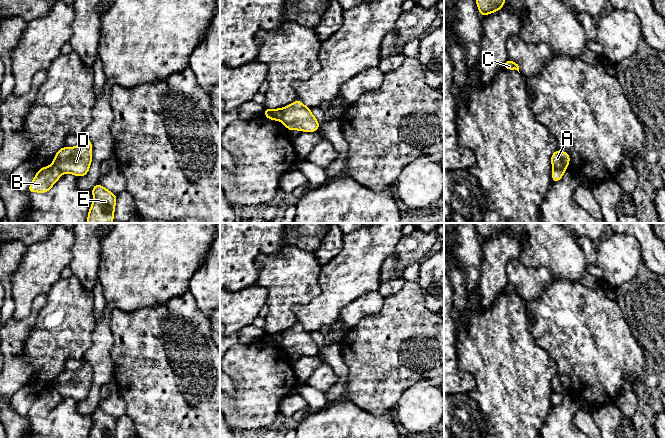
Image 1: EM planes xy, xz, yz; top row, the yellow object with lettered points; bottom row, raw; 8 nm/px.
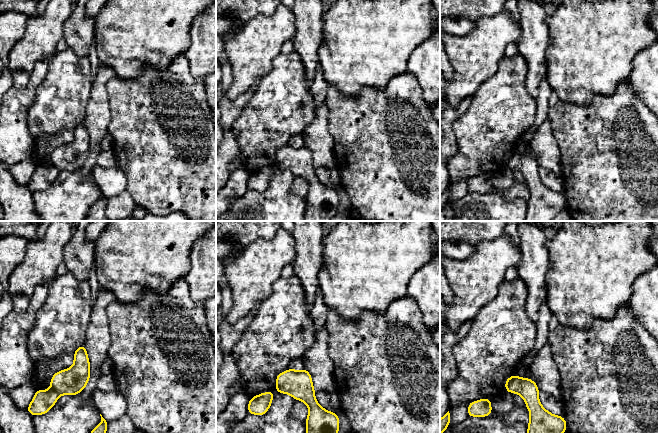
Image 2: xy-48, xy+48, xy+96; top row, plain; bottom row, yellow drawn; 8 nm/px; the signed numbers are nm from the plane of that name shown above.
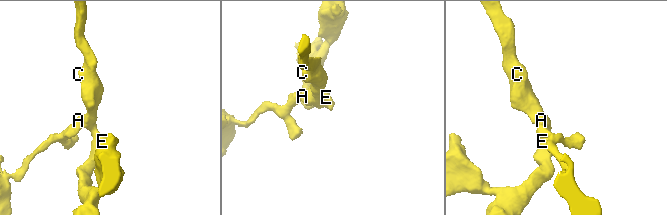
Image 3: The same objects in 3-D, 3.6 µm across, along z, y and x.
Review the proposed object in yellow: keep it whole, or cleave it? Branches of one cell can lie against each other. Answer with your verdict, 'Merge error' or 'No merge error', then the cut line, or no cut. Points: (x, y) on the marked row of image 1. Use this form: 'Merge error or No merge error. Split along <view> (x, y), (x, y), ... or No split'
Merge error. Split along xz (284, 108), (284, 113), (279, 120)

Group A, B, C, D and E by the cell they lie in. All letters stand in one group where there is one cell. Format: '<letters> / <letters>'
A C D E / B

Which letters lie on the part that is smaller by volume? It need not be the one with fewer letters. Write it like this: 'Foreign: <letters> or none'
Foreign: B

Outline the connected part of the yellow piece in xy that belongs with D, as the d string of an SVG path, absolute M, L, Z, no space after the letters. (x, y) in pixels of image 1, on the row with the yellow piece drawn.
M81 135L82 142L76 147L63 147L55 154L53 165L62 173L71 173L77 177L88 174L92 163L92 144L88 137Z

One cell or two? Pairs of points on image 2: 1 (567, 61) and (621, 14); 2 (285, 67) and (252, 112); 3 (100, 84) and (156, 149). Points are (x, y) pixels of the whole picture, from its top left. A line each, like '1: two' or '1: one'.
1: one
2: one
3: two

